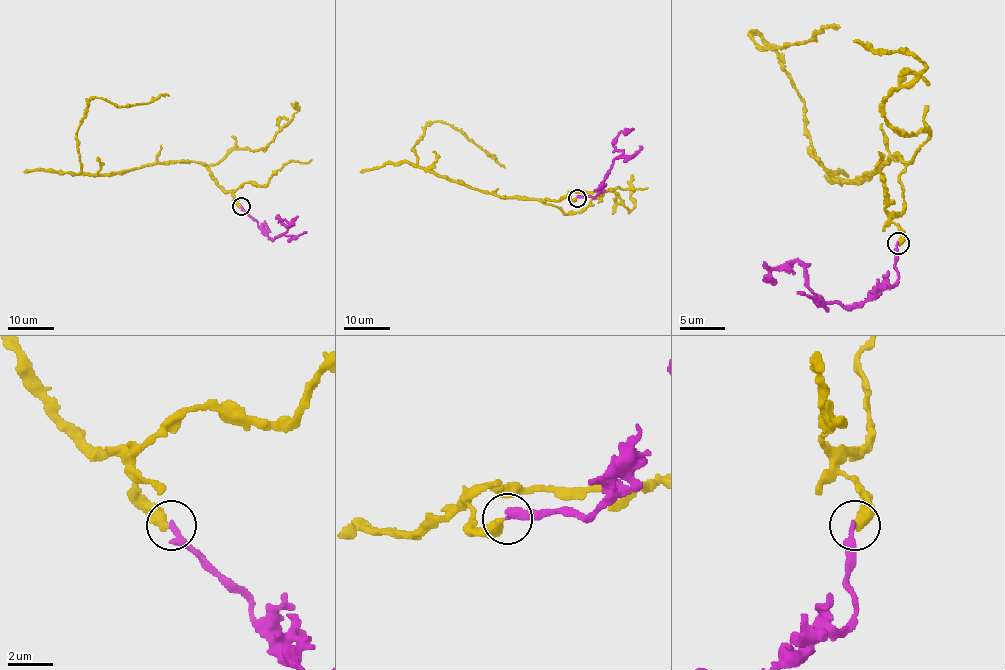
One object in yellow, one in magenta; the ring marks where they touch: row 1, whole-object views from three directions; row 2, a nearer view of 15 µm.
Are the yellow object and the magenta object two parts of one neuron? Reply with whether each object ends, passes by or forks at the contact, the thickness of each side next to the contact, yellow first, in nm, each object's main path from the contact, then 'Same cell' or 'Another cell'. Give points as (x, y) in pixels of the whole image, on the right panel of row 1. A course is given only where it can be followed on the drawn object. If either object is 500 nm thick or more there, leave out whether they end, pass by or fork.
At the ring yellow ends. At the ring magenta ends. Thickness 440 nm (yellow) against 300 nm. Course of yellow: (897, 245), (899, 157), (866, 180), (834, 178), (783, 59), (749, 34), (760, 48), (839, 27). Course of magenta: (897, 243), (897, 281), (850, 305), (828, 303), (810, 287), (796, 261), (785, 261), (769, 274), (763, 261). Another cell

